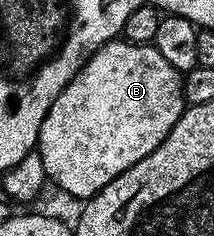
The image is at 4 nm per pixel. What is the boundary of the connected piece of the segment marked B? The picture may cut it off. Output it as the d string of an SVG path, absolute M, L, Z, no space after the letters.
M107 42L89 56L74 80L70 80L70 84L58 92L58 100L50 104L50 112L46 112L46 120L42 120L38 151L47 177L79 200L93 198L99 190L106 188L106 184L110 184L110 180L126 172L126 168L150 156L150 152L154 152L154 148L166 140L170 128L174 128L185 109L181 71L170 68L162 52L142 42Z

